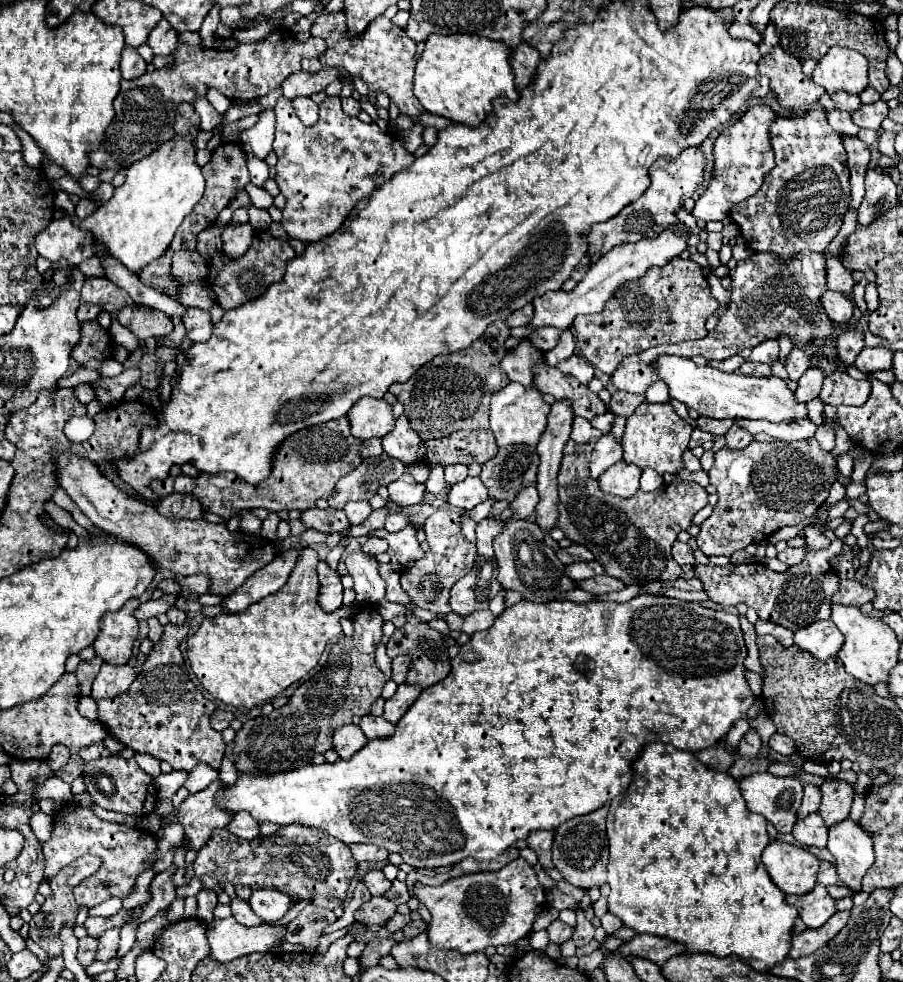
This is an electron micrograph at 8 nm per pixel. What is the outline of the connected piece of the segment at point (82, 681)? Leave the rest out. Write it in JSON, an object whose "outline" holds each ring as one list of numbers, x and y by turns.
{"outline":[[94,657,92,661,80,661,80,665,76,669,76,679,78,679,78,685,80,685,82,697,90,695,90,685,92,685,94,677,98,675,100,665,102,665,102,661,98,657]]}

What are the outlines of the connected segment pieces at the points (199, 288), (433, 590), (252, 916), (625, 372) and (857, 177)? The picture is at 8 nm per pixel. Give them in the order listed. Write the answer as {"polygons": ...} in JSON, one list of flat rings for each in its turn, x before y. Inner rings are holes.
{"polygons":[[[194,281,194,283,186,283,180,289,180,299,178,299,184,307,200,307,200,309,210,309,212,305,216,305,212,291,208,289,208,285]],[[446,509,436,511,434,515,426,519,424,531,426,531,426,541,430,547,424,553,422,561,416,561,414,567,402,571,400,585,410,595,414,605,428,609,436,615,446,615,452,611,448,605,450,587,468,571,472,571,478,557,478,549,476,549,476,543,470,543,468,539,460,535,460,513,446,511]],[[234,897,234,899,230,901,230,907,232,907,232,915,236,917,238,923,248,925,248,927,264,925,264,921,250,909,250,905,248,905,244,899]],[[754,253,746,261,740,261,732,271,732,299,728,311,720,317,718,327,700,341,684,341,680,345,658,345,626,357,618,369,612,373,612,383,616,389,628,393,644,393,648,385,656,381,656,373,648,369,648,361,660,353,694,357,704,355,706,359,728,359,740,355,742,349,754,349,766,339,778,339,788,335,796,347,806,349,810,341,830,339,834,333,834,323,828,319,820,305,820,293,824,293,824,255,822,253,798,253,790,261,780,261,774,253]],[[842,135,842,143,848,153,848,169,850,169,850,185,852,185,850,209,858,209,864,197,864,173,870,163,870,147,852,135]]]}

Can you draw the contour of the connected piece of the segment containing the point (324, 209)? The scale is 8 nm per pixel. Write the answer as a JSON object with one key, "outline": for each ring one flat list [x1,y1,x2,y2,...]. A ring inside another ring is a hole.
{"outline":[[286,97,278,99,274,113,276,113,274,153,278,155,276,183,288,201,286,207,282,209,282,227,290,237,300,239,302,243,314,243,334,233,350,215,356,201,368,197,376,187,386,183,394,173,410,167,416,159,412,153,404,149,404,145,394,133,380,131,374,121,362,123,358,117,346,115,340,107,340,97,326,97,320,103,320,119,312,127,302,125,298,115,294,113,292,101]]}

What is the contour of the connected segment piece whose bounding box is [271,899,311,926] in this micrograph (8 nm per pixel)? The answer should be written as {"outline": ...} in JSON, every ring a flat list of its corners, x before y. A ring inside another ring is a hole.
{"outline":[[302,900,300,903,293,905,290,907,286,915,282,918,282,921,278,921,278,923,271,923,272,926,286,926,292,919,296,918,296,915,307,905,311,903,310,900]]}

